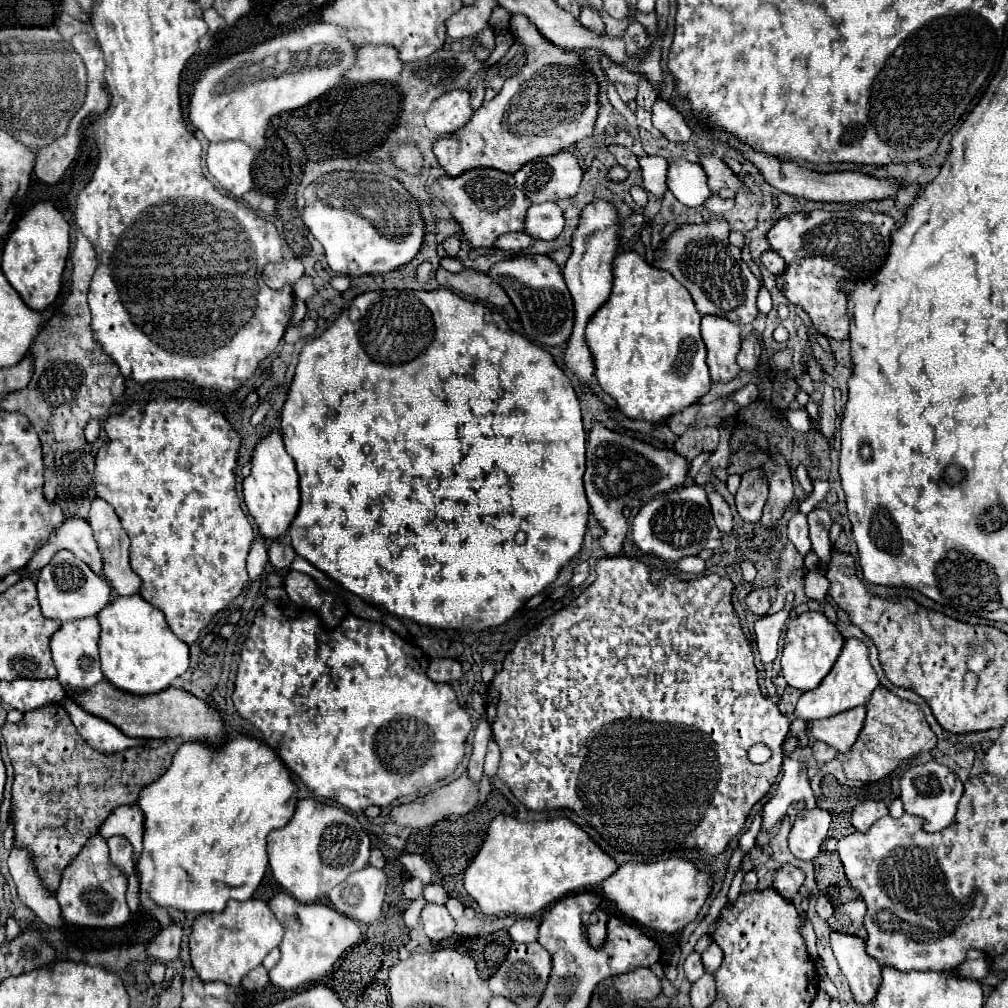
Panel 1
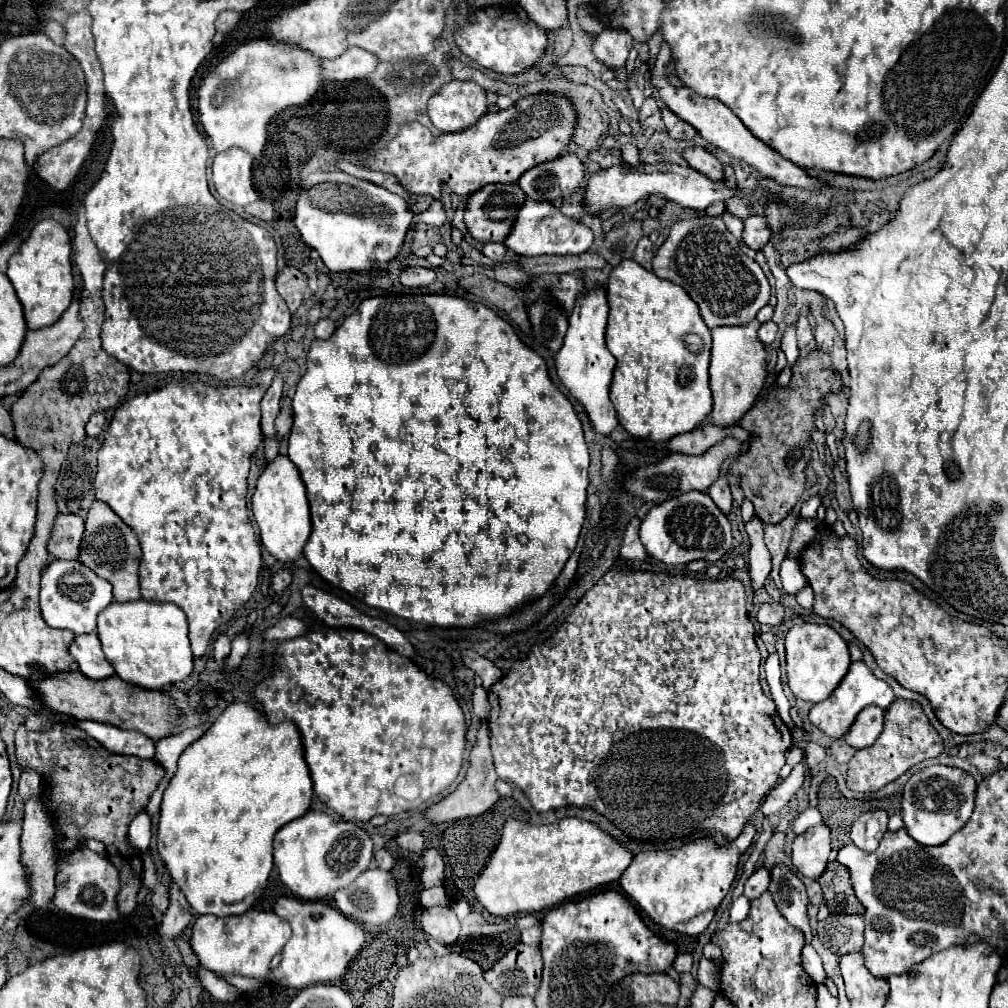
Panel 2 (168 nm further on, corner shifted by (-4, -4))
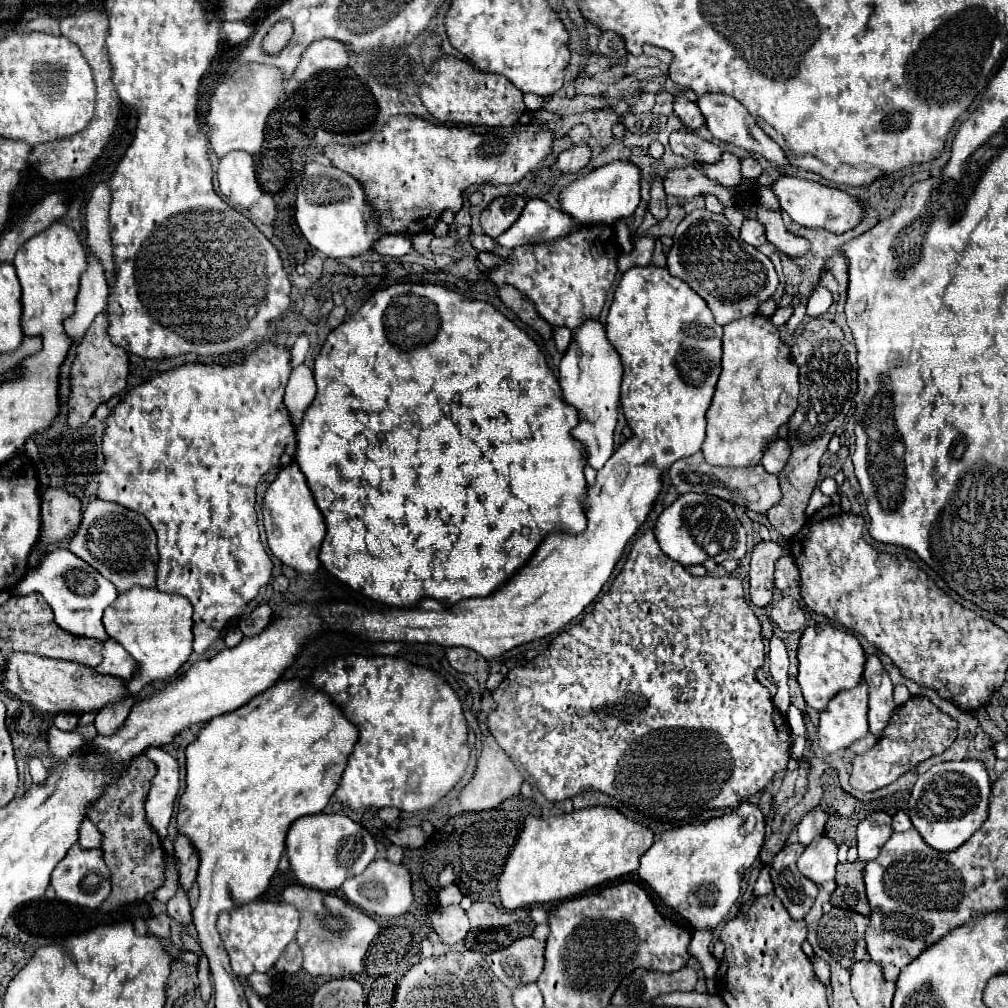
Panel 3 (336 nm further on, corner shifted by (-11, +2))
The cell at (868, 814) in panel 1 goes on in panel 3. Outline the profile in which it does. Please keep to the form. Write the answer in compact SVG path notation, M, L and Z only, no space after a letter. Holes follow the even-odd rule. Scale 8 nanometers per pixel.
M875 812L867 816L859 826L857 826L857 850L859 850L859 860L869 862L875 860L883 844L889 840L893 834L891 828L891 816L887 812Z

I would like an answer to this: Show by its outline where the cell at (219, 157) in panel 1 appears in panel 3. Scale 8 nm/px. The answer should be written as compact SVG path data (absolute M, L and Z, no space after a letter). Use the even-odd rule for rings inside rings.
M233 150L231 154L225 154L219 160L217 180L219 180L219 190L233 204L239 204L243 208L249 208L263 194L255 176L253 154L241 150Z

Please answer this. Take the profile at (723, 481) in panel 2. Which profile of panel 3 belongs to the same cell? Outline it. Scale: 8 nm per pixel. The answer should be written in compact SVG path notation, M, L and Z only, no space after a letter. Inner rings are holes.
M755 314L723 328L723 370L707 410L707 436L701 450L715 466L753 466L753 460L761 460L767 442L777 438L777 428L797 408L797 368L789 362L789 348L779 340L779 330L769 318Z

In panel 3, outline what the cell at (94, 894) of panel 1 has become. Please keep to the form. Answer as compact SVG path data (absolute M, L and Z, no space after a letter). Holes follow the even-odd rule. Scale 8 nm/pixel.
M75 844L65 858L55 866L51 874L51 886L55 888L55 894L61 902L69 902L75 906L85 906L85 908L99 908L103 900L111 892L111 882L109 882L111 872L107 870L107 864L103 860L103 852L97 850L83 850L79 844Z

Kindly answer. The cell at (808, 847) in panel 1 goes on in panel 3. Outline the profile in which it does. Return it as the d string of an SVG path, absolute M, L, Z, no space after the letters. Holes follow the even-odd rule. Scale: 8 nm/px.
M819 834L809 846L805 846L797 866L803 876L813 880L817 886L825 880L833 880L837 866L837 844L825 834Z

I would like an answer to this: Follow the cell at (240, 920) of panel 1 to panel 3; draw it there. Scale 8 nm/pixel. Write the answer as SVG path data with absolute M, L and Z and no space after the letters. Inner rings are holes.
M249 902L233 912L221 912L217 918L217 930L223 946L231 958L231 970L237 976L253 972L269 972L277 962L283 948L295 940L299 928L299 912L293 906L281 902Z

